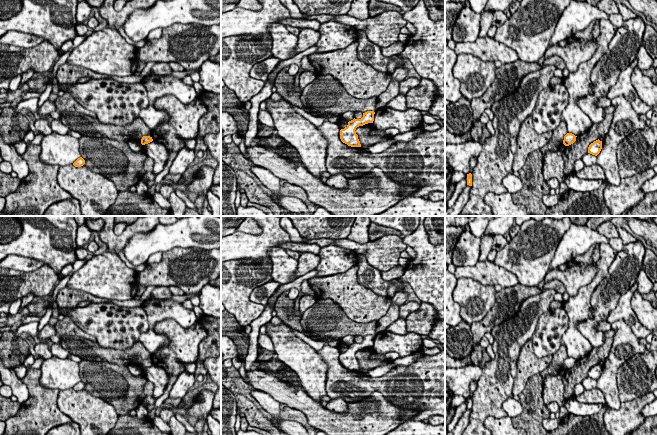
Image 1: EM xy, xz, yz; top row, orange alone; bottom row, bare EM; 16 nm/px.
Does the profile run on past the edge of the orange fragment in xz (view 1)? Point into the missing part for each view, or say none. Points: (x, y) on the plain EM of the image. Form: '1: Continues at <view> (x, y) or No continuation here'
1: No continuation here

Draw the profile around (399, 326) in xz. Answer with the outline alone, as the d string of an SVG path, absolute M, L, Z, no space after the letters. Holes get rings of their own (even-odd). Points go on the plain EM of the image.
M400 317L389 325L386 330L399 335L405 335L408 333L406 329L406 321L404 318Z

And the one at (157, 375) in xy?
M152 365L148 368L142 369L143 376L154 384L153 397L159 398L168 382L168 375L161 367Z

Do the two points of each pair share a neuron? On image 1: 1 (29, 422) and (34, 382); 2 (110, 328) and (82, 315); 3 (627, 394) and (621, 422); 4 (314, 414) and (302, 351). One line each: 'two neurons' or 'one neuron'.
1: one neuron
2: one neuron
3: two neurons
4: two neurons

